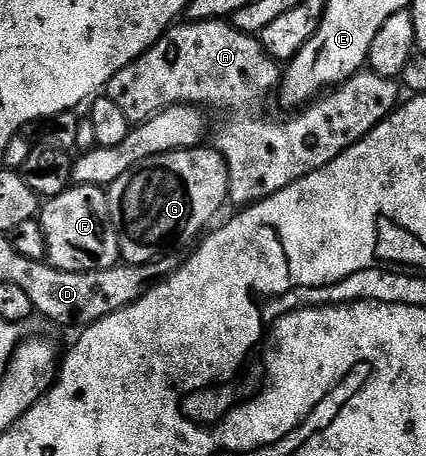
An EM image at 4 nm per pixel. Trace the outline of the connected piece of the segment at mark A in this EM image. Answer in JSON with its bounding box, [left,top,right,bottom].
[106,19,401,207]

